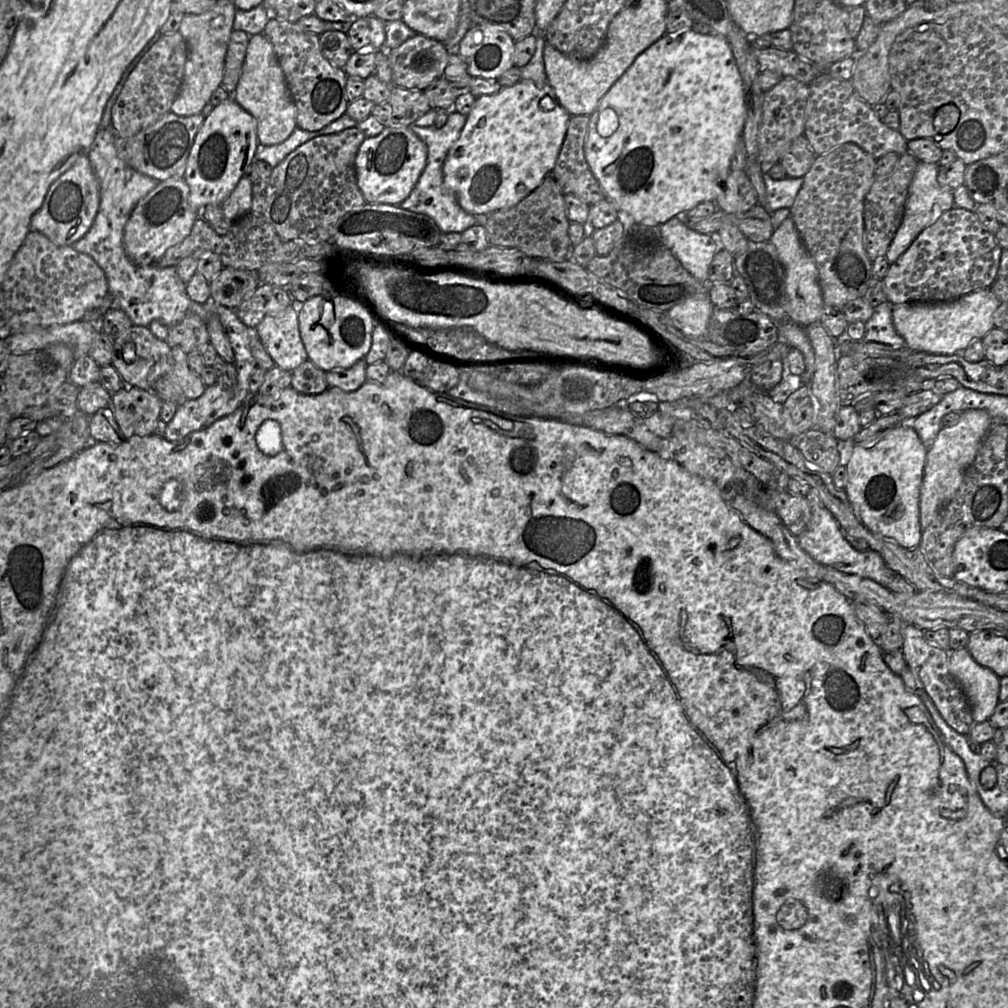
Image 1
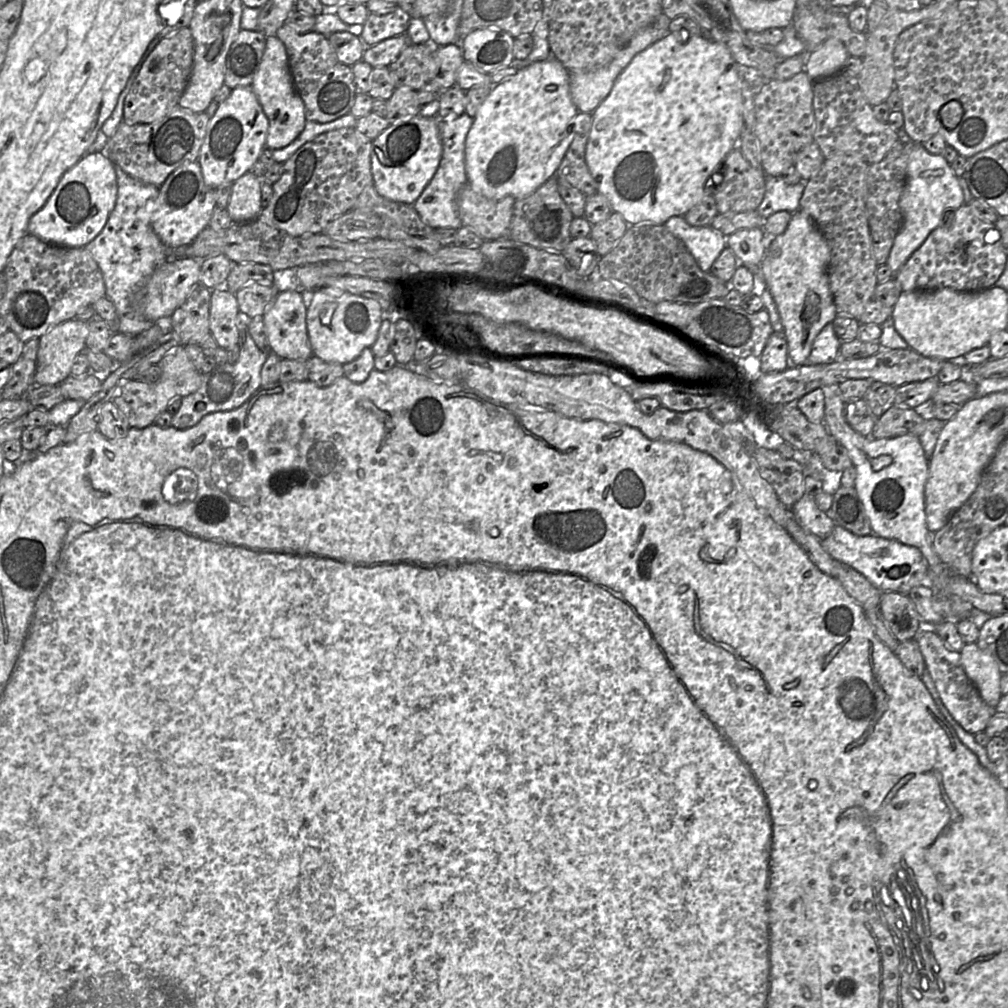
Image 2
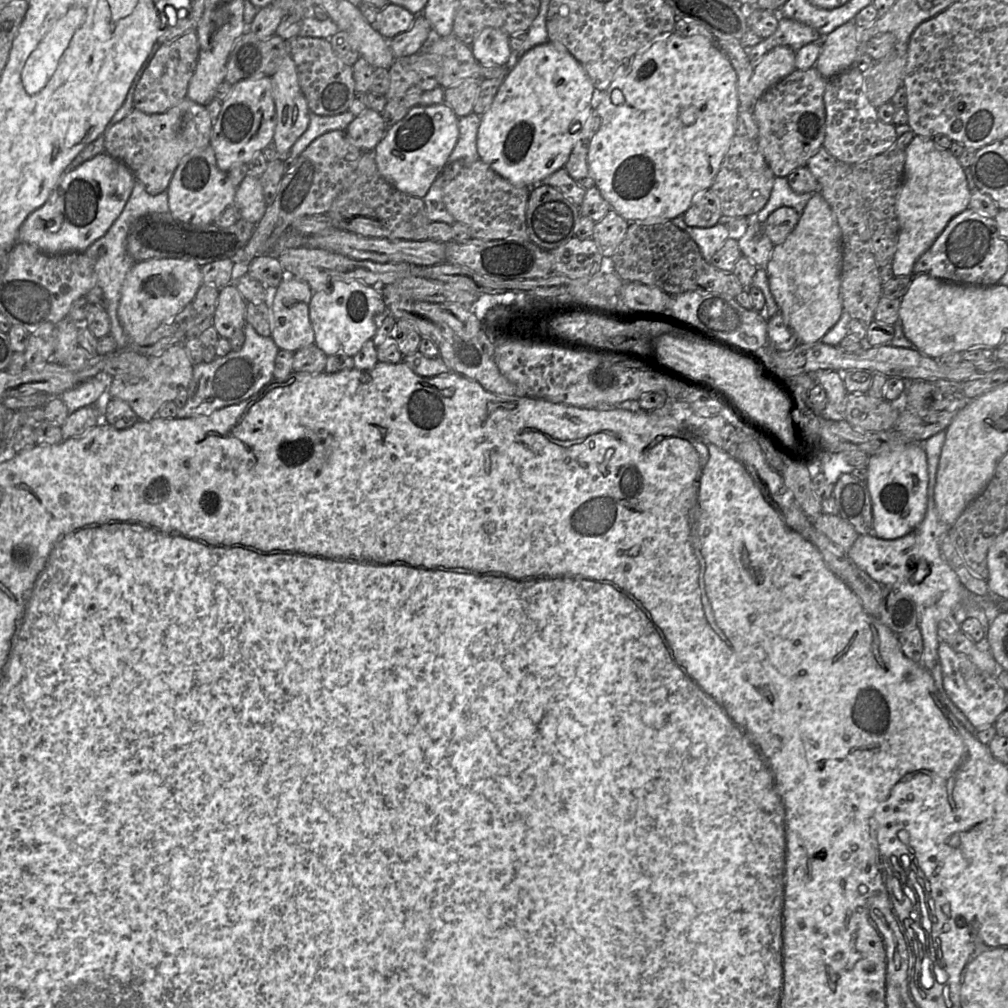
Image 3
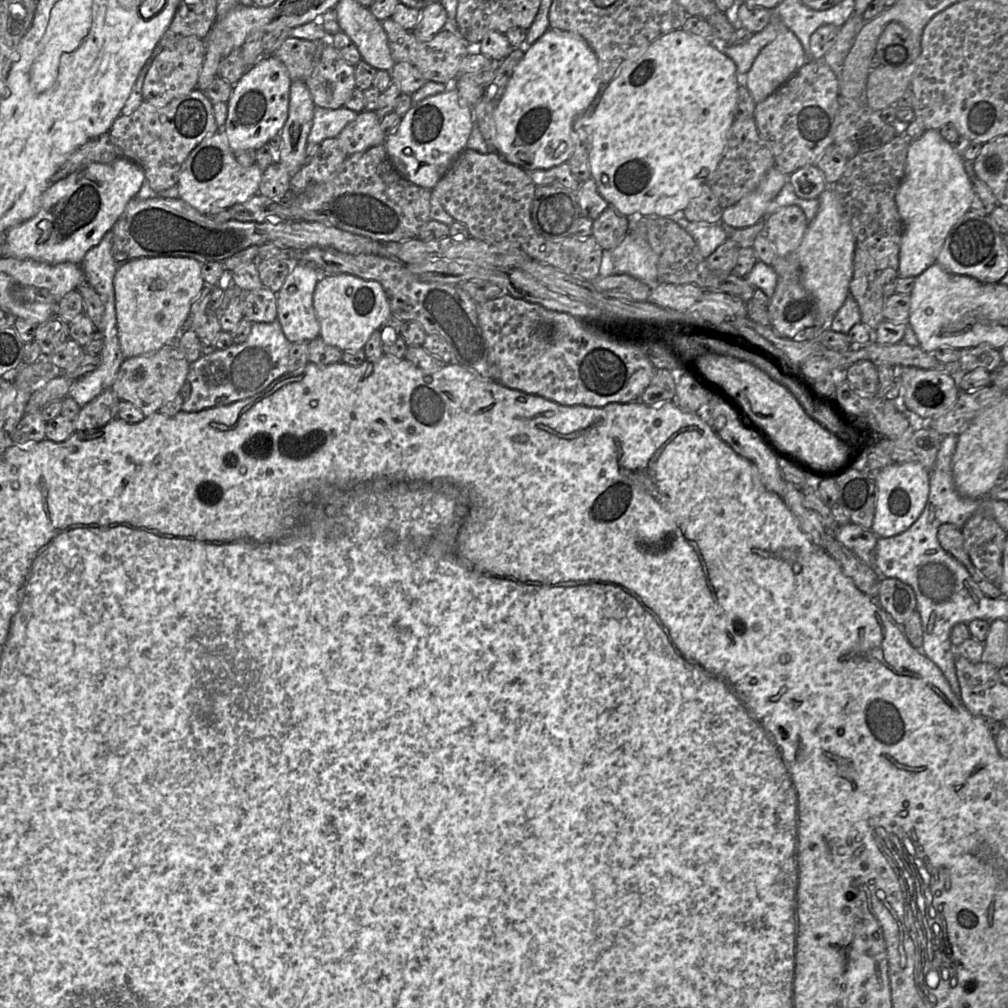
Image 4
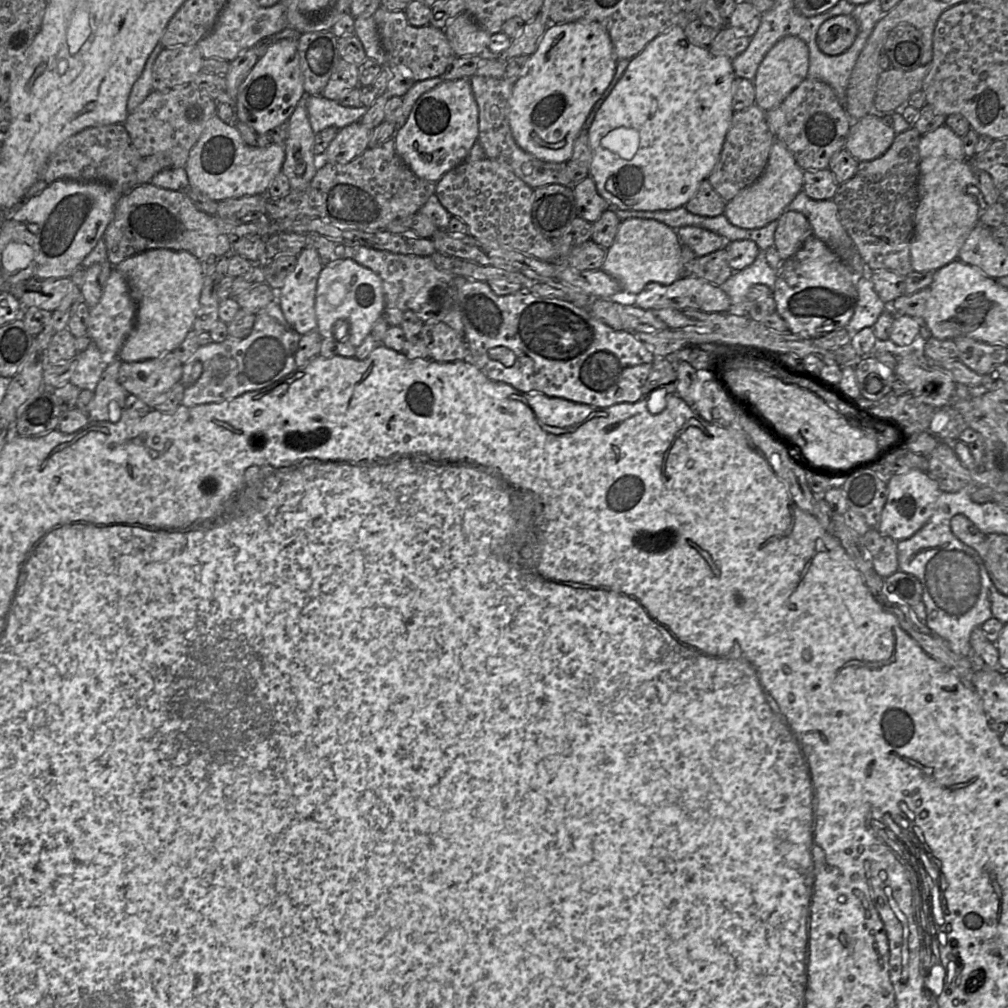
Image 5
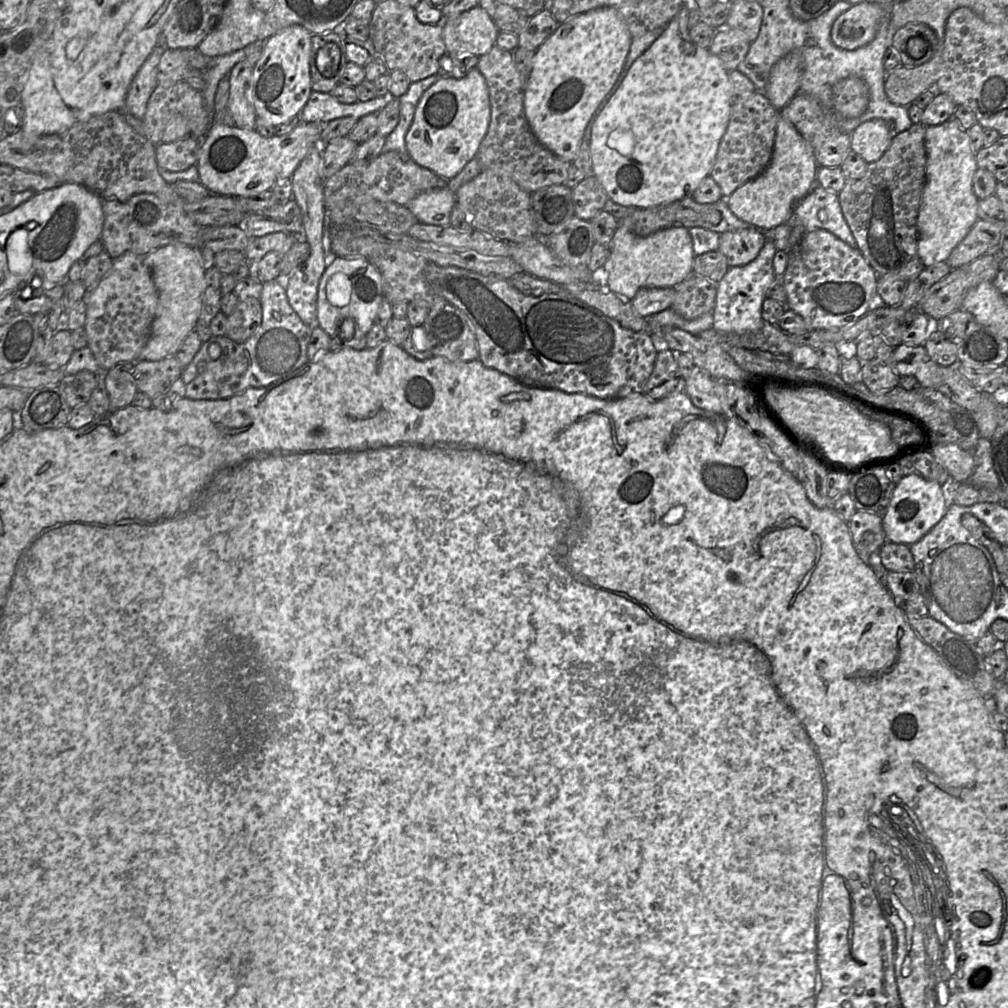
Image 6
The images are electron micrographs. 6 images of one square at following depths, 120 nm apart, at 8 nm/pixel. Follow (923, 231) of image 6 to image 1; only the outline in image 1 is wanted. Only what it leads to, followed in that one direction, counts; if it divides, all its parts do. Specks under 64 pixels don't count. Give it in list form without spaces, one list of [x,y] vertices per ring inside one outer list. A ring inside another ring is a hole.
[[[918,162],[908,190],[902,222],[885,256],[890,264],[910,247],[925,228],[934,224],[944,212],[954,208],[953,191],[942,187],[937,180],[939,167],[938,163]]]

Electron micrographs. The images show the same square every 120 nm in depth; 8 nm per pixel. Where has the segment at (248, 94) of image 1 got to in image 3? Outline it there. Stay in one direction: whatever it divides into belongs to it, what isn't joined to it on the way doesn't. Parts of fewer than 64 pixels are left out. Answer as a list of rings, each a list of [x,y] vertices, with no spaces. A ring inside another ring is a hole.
[[[290,54],[282,60],[271,80],[276,109],[273,143],[279,159],[285,161],[292,146],[307,130],[311,112],[300,88],[296,65]]]

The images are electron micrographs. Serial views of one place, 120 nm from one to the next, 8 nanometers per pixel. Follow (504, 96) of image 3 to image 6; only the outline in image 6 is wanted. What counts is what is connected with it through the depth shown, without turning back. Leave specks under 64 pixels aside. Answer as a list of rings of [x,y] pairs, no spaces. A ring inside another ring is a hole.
[[[602,7],[575,15],[561,23],[536,51],[524,92],[524,111],[538,141],[557,156],[573,161],[585,129],[601,101],[612,89],[629,53],[632,37],[616,9]]]

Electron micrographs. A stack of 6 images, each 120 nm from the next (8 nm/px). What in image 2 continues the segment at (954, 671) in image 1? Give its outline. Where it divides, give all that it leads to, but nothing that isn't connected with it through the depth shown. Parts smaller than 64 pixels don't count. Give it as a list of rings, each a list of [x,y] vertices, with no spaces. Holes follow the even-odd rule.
[[[976,643],[964,644],[960,651],[960,661],[982,700],[995,708],[1002,697],[1000,688],[1002,674],[991,654],[980,649]]]

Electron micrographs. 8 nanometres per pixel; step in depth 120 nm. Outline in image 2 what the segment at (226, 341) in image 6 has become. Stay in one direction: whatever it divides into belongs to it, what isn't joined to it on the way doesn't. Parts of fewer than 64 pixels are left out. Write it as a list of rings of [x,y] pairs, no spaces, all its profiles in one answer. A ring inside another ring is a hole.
[[[240,312],[238,317],[238,331],[240,354],[238,360],[233,363],[225,363],[208,373],[202,374],[200,387],[192,394],[182,398],[179,410],[173,415],[171,427],[185,430],[196,426],[204,417],[234,410],[248,401],[261,387],[261,368],[268,357],[268,353],[261,351],[255,344],[248,329],[248,320],[245,314]]]

